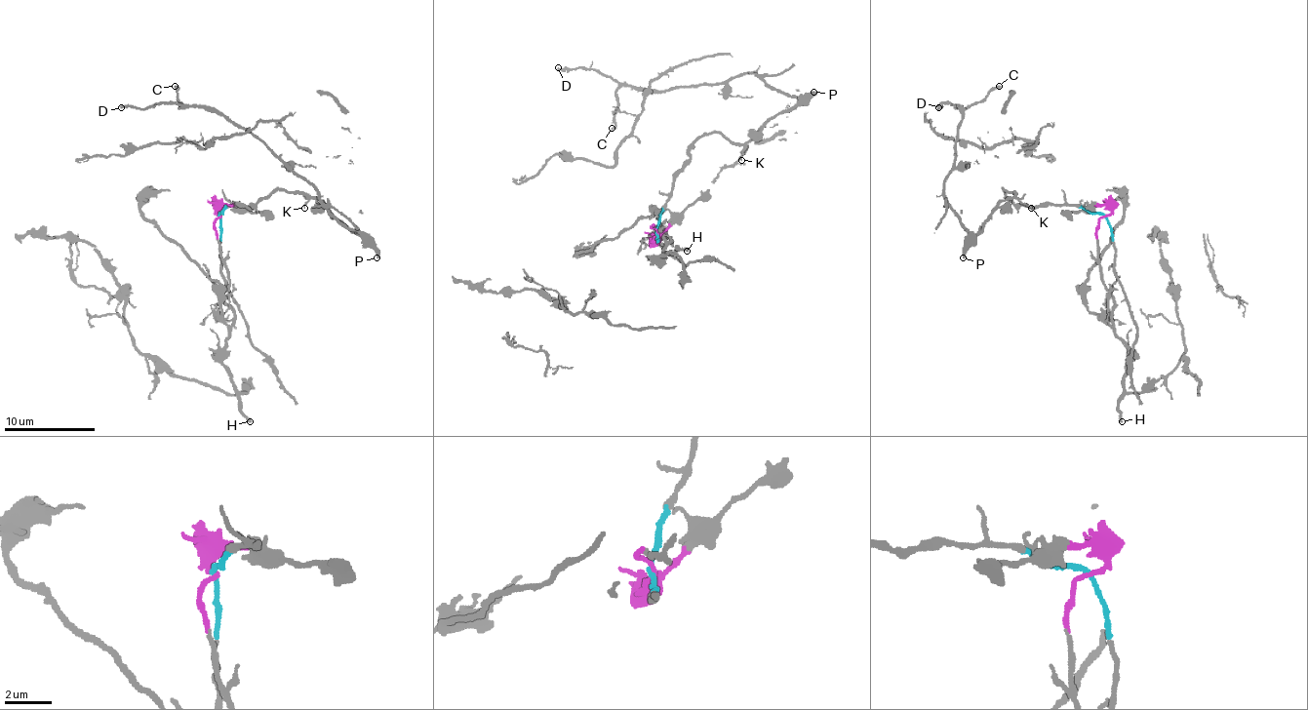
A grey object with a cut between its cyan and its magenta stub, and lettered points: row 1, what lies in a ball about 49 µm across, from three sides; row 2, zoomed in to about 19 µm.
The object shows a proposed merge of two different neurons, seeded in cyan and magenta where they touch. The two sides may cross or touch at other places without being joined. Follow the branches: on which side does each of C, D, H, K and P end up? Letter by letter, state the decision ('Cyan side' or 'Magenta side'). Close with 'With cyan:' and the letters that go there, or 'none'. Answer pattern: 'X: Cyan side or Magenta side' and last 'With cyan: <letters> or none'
C: Cyan side
D: Cyan side
H: Magenta side
K: Cyan side
P: Cyan side
With cyan: C, D, K, P

